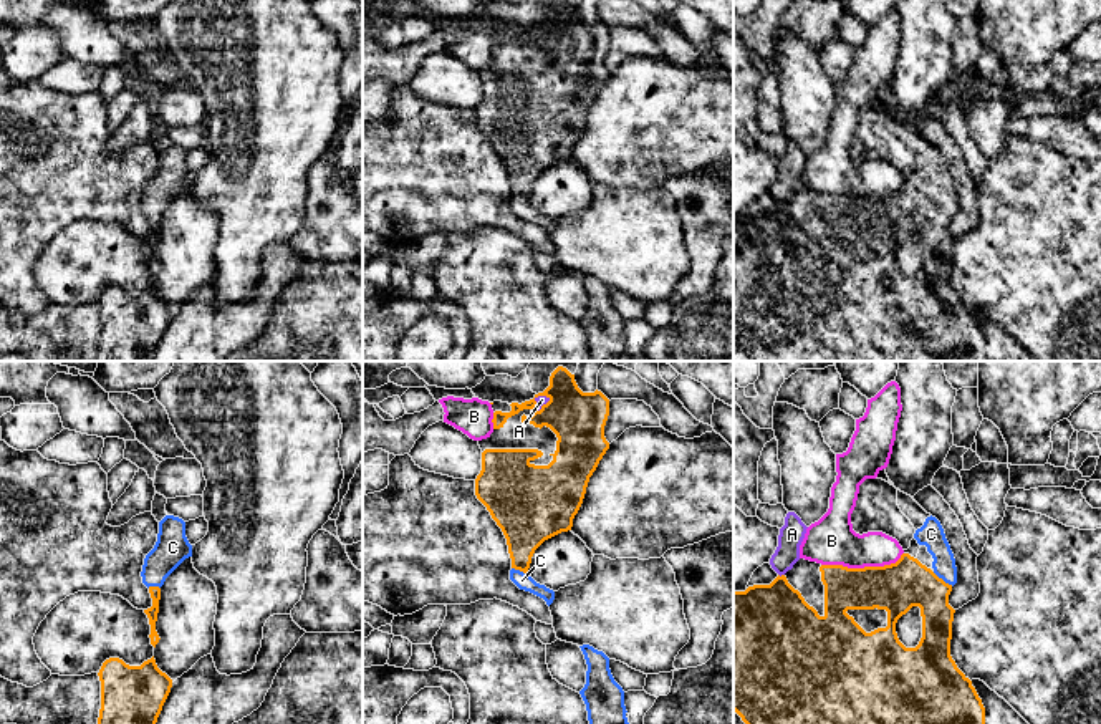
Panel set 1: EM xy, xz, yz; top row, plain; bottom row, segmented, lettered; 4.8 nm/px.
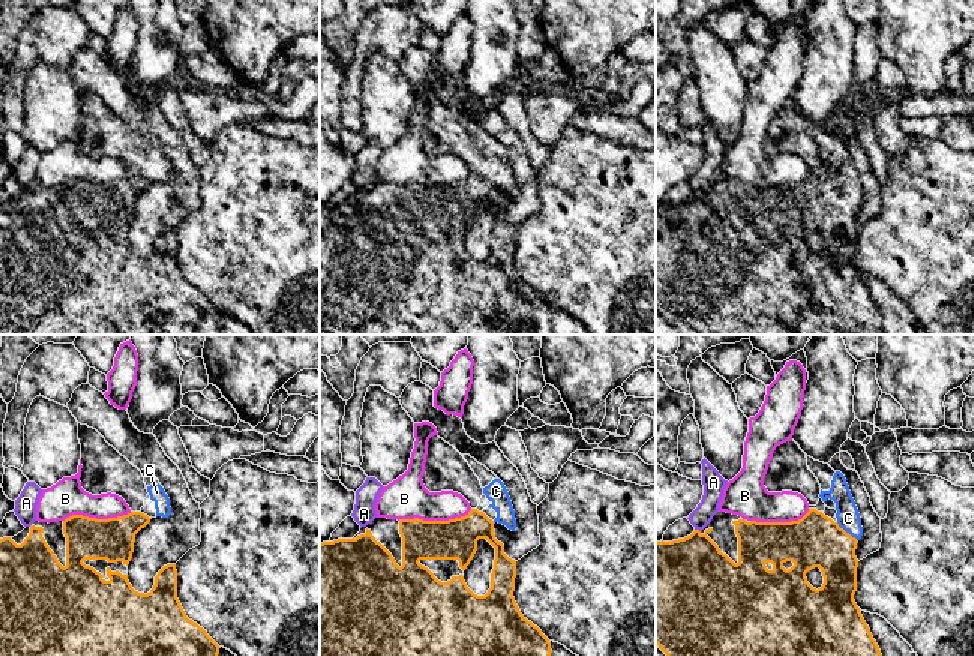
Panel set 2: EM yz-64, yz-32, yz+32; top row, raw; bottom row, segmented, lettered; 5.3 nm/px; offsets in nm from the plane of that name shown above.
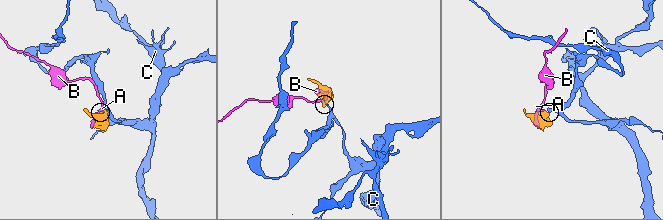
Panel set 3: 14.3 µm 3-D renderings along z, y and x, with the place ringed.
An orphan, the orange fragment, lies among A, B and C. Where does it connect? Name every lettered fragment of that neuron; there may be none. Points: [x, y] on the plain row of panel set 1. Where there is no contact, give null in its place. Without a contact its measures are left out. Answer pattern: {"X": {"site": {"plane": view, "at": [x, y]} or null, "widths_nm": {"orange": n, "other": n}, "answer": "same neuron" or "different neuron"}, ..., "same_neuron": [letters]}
{"A": {"site": {"plane": "xz", "at": [542, 37]}, "widths_nm": {"orange": 260, "other": 50}, "answer": "different neuron"}, "B": {"site": {"plane": "yz", "at": [865, 196]}, "widths_nm": {"orange": 240, "other": 240}, "answer": "different neuron"}, "C": {"site": {"plane": "yz", "at": [941, 207]}, "widths_nm": {"orange": 240, "other": 120}, "answer": "same neuron"}, "same_neuron": ["C"]}

